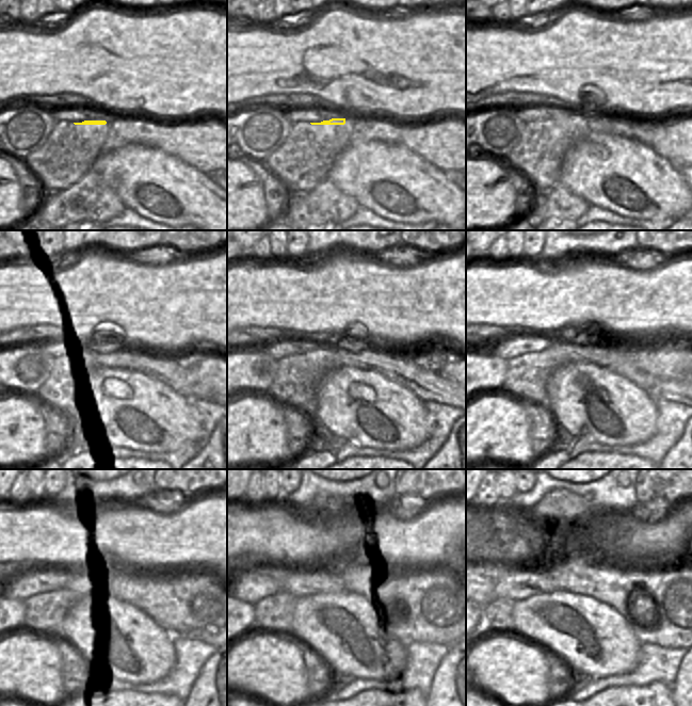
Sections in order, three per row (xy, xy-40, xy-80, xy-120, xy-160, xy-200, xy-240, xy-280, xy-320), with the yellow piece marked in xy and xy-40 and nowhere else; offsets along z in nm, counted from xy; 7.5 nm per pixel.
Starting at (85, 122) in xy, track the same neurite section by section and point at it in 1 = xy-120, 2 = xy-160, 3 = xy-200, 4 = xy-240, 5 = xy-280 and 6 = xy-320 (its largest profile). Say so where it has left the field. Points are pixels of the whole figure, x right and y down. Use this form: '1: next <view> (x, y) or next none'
1: next xy-120 (182, 379)
2: next xy-160 (429, 386)
3: next xy-200 (560, 352)
4: next xy-240 (80, 586)
5: next xy-280 (267, 612)
6: next xy-320 (514, 586)

